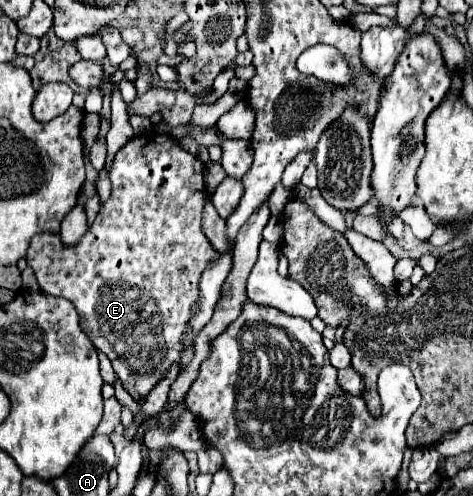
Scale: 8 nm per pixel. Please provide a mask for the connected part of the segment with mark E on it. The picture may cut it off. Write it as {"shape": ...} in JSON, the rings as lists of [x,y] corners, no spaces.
{"shape":[[[144,132],[134,136],[116,152],[110,182],[110,198],[100,204],[94,222],[76,244],[64,246],[60,234],[36,234],[30,242],[26,262],[34,270],[42,292],[62,296],[76,306],[82,330],[96,350],[110,358],[124,390],[140,402],[166,378],[170,366],[180,362],[192,304],[200,298],[200,276],[208,262],[216,258],[216,250],[202,232],[202,210],[208,202],[204,164],[168,134]]]}

